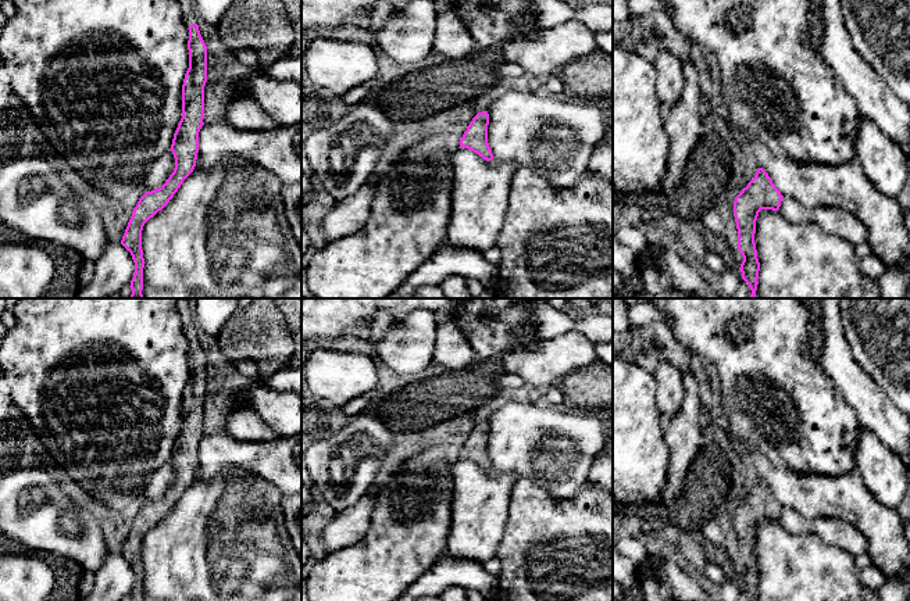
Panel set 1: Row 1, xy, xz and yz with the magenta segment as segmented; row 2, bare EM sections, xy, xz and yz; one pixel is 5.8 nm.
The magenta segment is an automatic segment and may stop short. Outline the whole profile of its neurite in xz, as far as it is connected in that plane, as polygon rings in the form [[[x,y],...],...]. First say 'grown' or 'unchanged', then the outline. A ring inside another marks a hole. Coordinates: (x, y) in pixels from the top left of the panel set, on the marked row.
unchanged | [[[488,111],[478,112],[467,126],[464,135],[460,137],[460,147],[472,150],[483,160],[492,161],[493,154],[488,143],[488,125]]]

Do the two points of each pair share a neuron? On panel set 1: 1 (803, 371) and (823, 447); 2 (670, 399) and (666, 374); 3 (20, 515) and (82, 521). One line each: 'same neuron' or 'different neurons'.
1: same neuron
2: same neuron
3: same neuron

